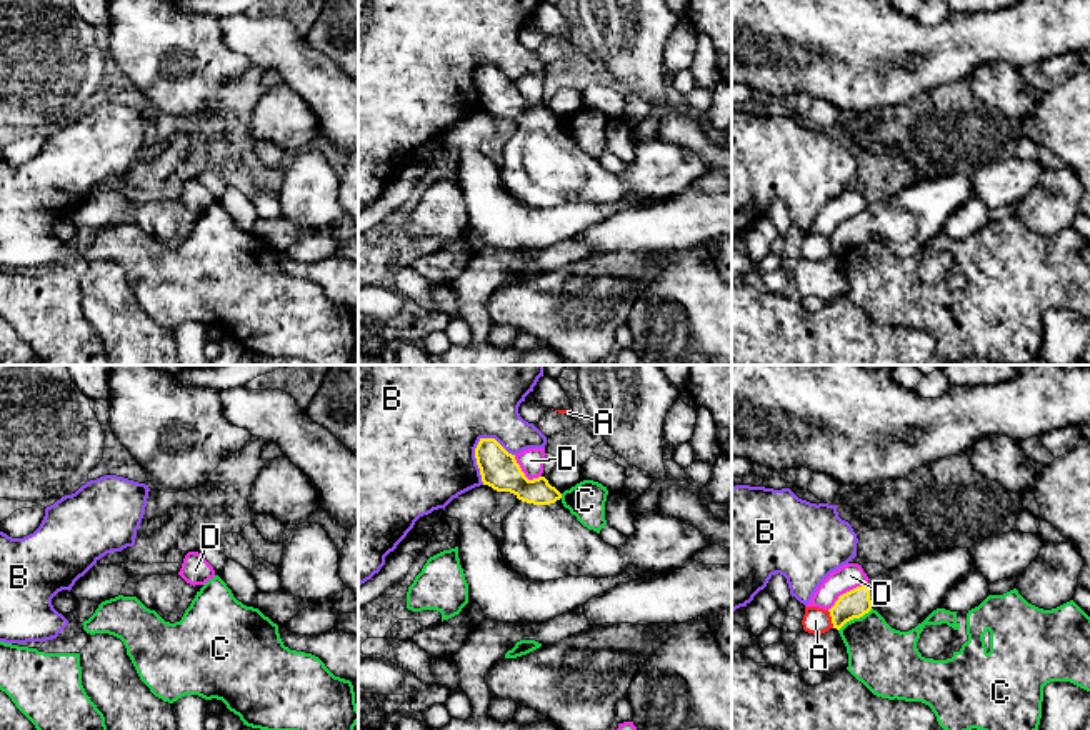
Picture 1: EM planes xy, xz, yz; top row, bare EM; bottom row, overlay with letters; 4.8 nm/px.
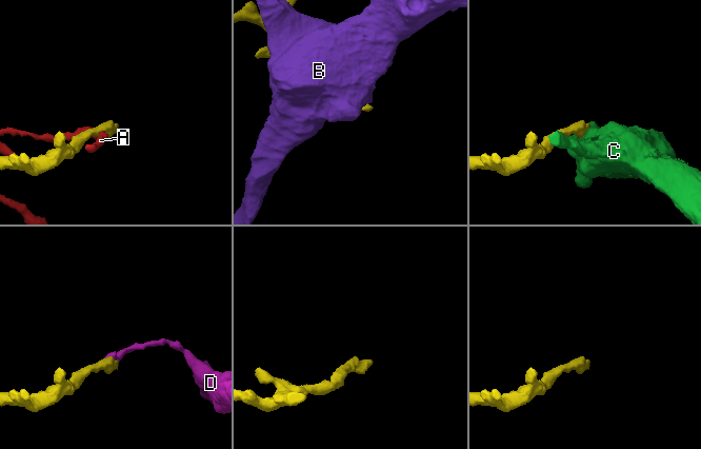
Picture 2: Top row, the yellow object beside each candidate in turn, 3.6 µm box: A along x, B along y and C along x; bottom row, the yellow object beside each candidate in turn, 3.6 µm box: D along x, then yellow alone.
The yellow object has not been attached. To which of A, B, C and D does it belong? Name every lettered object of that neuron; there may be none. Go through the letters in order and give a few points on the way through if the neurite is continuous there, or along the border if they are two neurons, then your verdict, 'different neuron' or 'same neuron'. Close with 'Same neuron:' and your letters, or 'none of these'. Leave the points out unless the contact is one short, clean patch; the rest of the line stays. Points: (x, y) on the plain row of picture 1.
A: along yz (827, 237), (834, 254) | different neuron
B: different neuron
C: along yz (872, 235), (850, 245), (839, 257) | different neuron
D: along yz (867, 209), (844, 219), (829, 237) | different neuron
Same neuron: none of these

